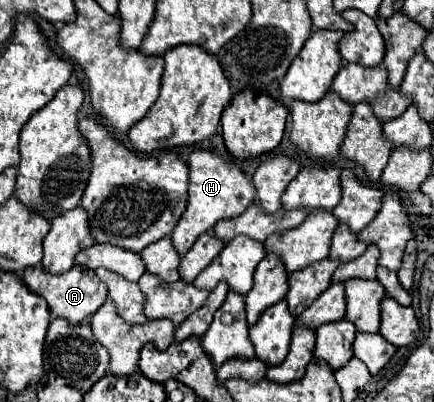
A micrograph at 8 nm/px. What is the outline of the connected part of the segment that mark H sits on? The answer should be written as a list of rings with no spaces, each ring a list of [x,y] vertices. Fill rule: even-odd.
[[[194,151],[188,159],[190,165],[190,183],[188,183],[188,205],[178,225],[172,231],[172,243],[180,255],[188,251],[194,241],[210,231],[220,219],[230,219],[240,215],[254,199],[256,189],[254,183],[246,177],[240,163],[234,159],[224,159],[212,151]]]

